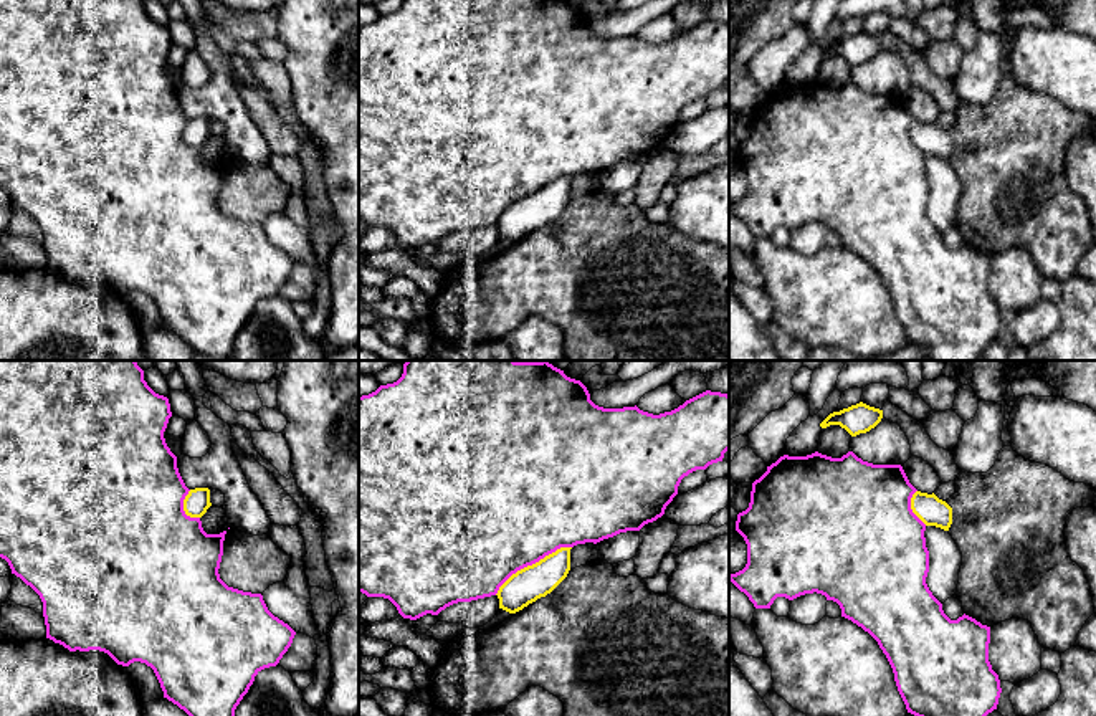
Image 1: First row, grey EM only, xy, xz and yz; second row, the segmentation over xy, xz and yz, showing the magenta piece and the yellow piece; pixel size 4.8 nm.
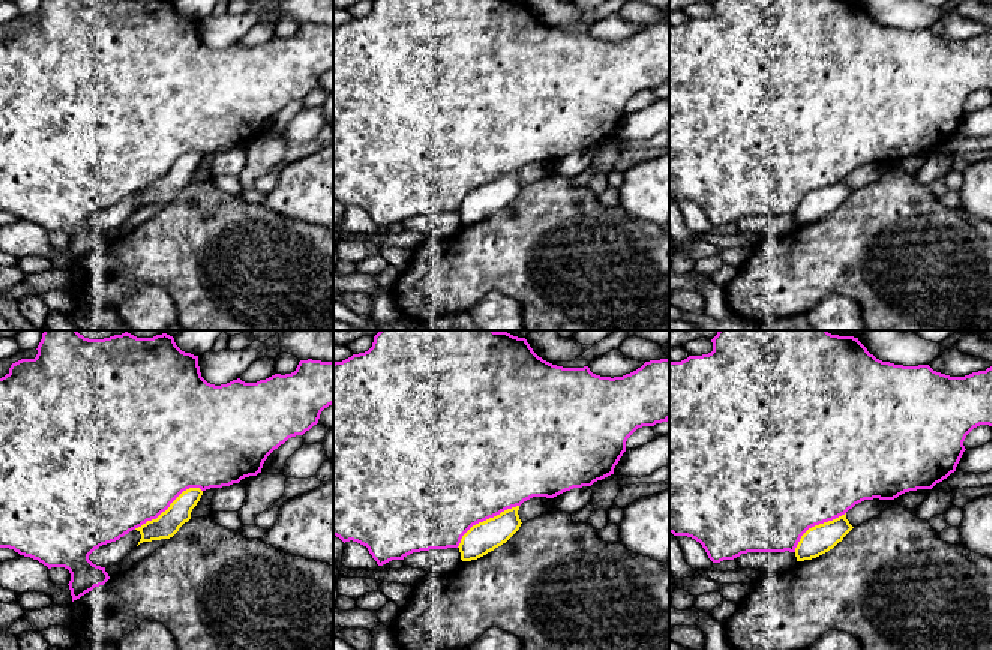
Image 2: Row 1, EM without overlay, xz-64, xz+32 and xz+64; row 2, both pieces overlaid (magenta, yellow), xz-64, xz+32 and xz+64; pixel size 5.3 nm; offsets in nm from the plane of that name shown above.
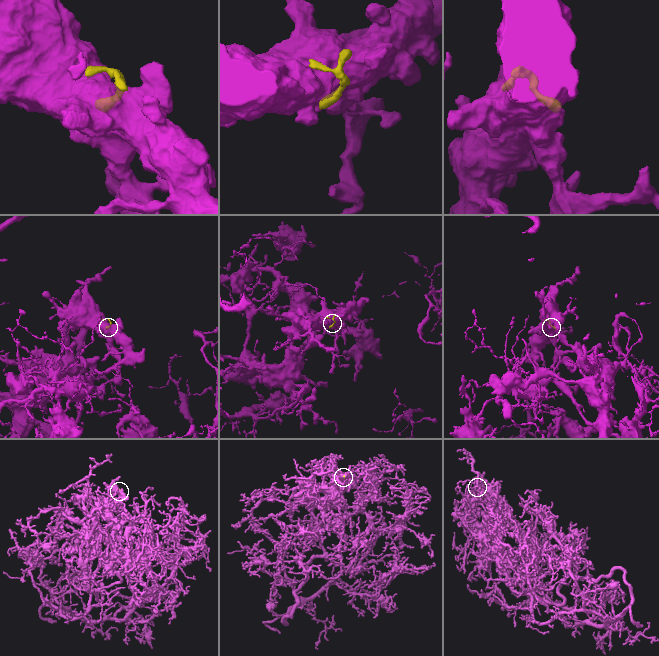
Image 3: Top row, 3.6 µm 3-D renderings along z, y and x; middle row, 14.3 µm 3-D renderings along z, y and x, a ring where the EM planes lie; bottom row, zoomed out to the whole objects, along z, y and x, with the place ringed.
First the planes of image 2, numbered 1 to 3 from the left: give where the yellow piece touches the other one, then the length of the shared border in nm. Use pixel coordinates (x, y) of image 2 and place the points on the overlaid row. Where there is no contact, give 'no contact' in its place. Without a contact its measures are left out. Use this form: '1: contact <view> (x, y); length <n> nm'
1: contact xz-64 (167, 508); length 420 nm
2: contact xz+32 (485, 520); length 400 nm
3: contact xz+64 (815, 524); length 360 nm

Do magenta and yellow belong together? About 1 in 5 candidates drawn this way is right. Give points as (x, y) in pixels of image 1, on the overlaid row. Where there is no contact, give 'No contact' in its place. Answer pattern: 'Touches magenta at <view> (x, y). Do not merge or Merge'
Touches magenta at xz (531, 564). Do not merge

